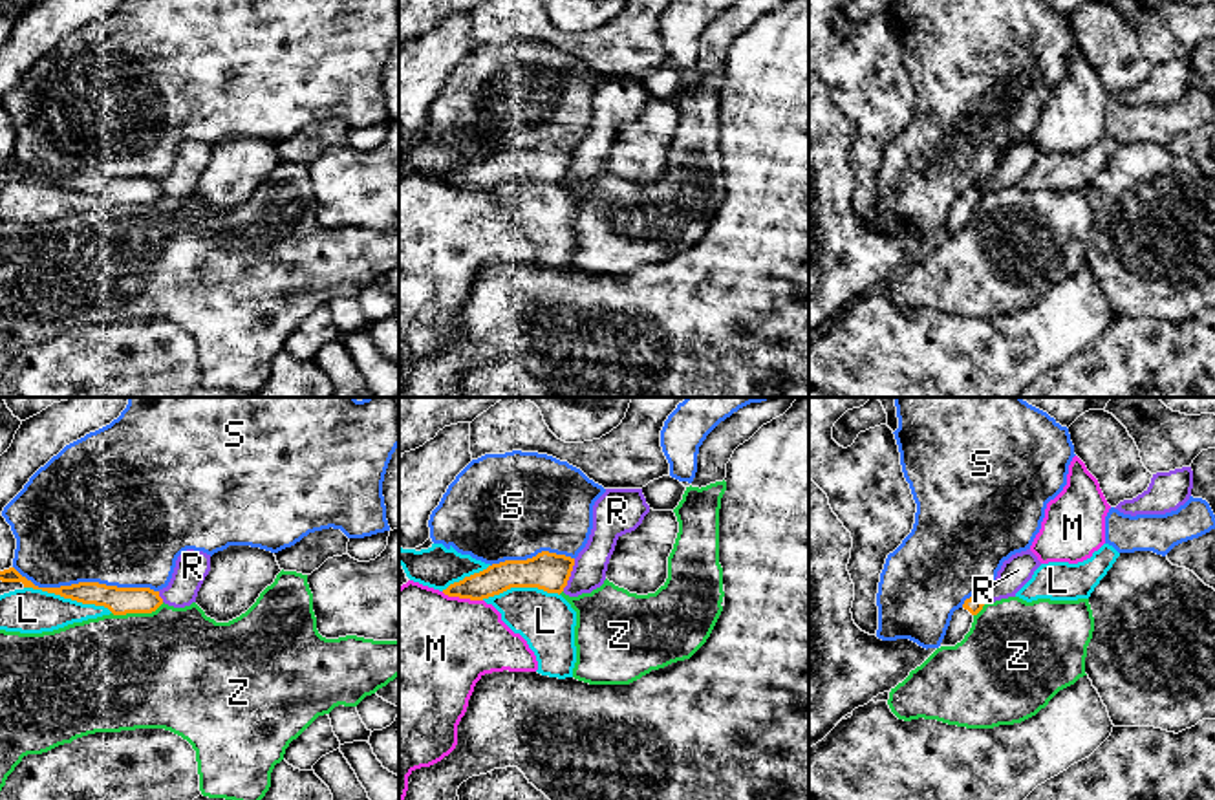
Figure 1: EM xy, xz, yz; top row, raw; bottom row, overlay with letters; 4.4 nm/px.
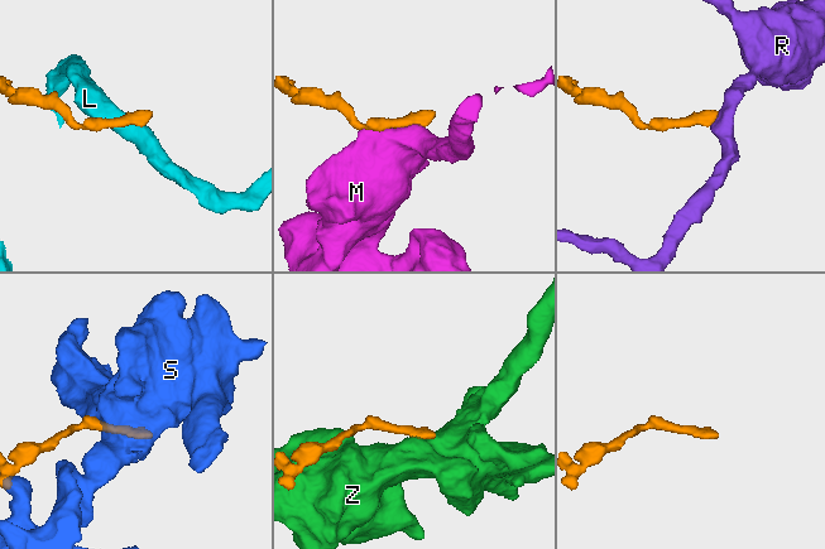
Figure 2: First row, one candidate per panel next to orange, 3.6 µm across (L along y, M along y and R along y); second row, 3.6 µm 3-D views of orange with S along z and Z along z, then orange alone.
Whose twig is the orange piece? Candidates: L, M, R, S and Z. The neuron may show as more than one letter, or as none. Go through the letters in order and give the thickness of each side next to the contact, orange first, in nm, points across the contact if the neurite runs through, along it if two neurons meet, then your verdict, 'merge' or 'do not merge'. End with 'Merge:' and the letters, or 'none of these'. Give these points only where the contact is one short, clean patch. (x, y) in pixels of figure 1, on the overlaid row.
L: 120/200 nm | do not merge
M: 130/460 nm | do not merge
R: 170/150 nm | along xz (575, 559), (568, 584), (562, 590) | do not merge
S: 120/500 nm | do not merge
Z: 120/500 nm | do not merge
Merge: none of these

